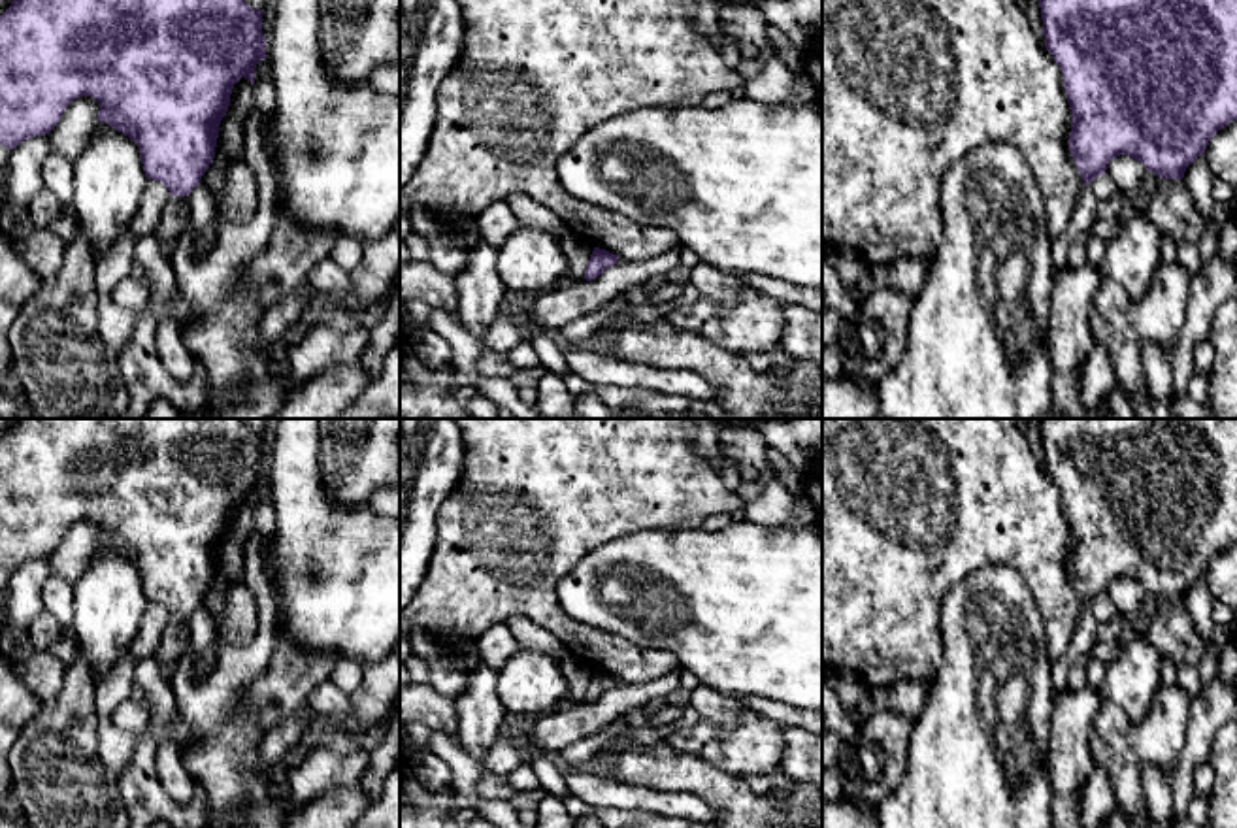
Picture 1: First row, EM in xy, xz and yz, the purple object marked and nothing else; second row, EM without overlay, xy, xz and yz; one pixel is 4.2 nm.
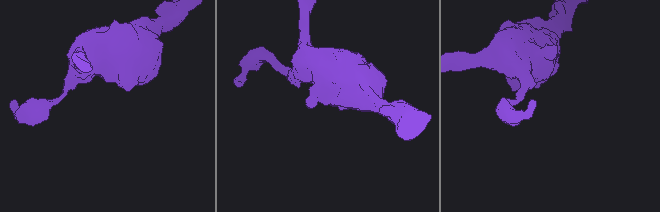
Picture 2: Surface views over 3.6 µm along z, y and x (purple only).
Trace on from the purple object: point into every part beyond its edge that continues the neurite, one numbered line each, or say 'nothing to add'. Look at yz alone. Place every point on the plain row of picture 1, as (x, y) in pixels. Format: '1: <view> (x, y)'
nothing to add

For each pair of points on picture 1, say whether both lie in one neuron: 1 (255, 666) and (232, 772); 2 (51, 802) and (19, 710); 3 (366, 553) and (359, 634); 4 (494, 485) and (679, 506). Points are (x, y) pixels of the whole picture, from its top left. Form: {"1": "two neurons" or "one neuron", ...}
{"1": "one neuron", "2": "two neurons", "3": "one neuron", "4": "one neuron"}

